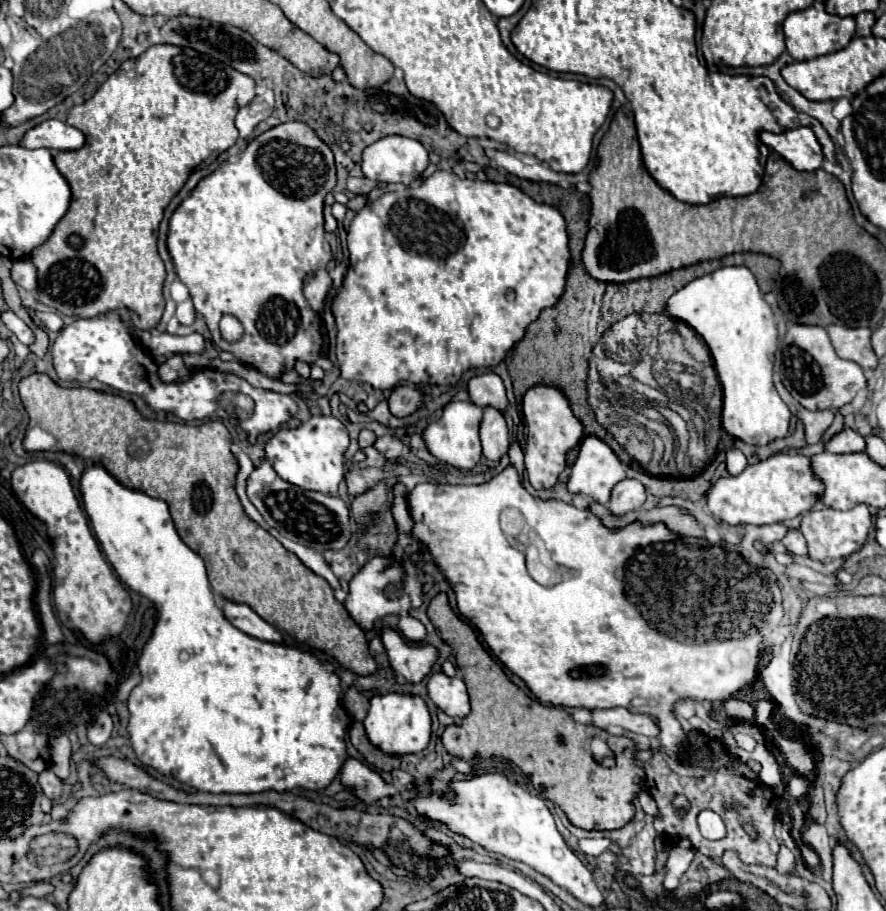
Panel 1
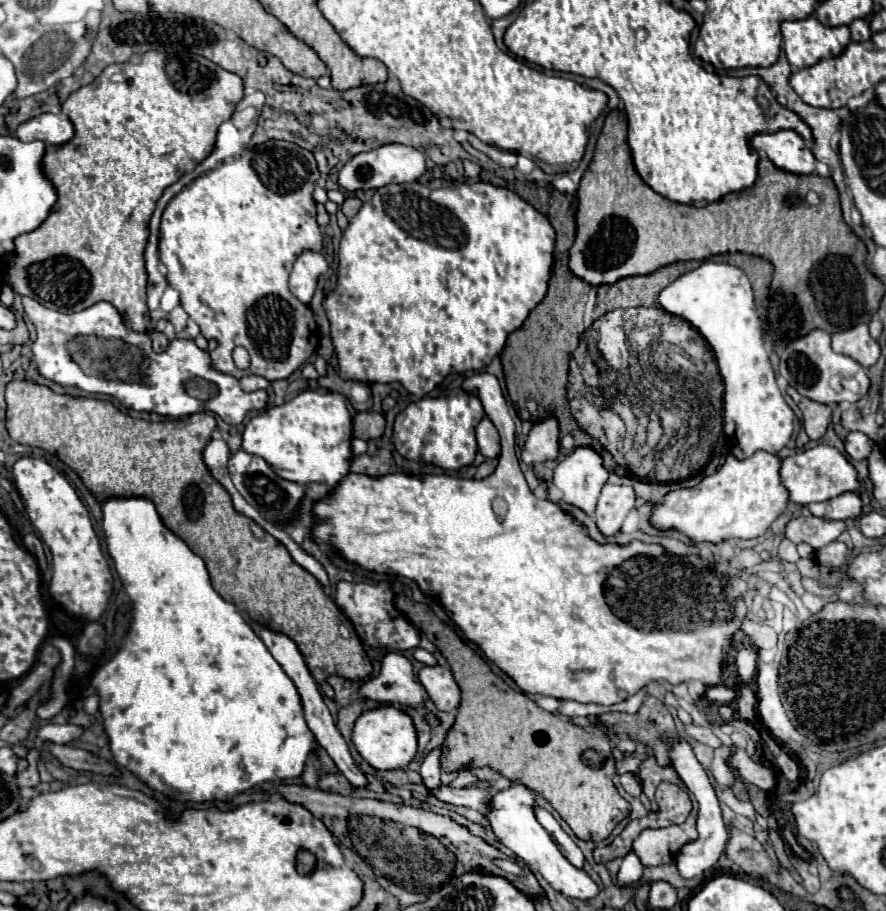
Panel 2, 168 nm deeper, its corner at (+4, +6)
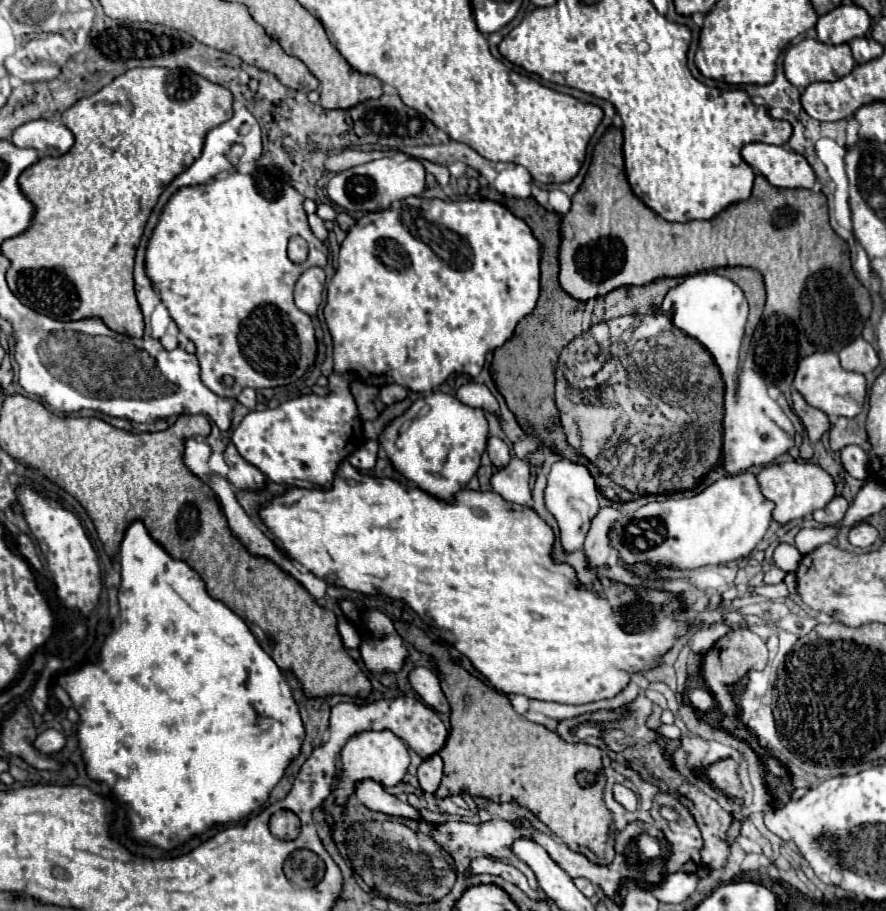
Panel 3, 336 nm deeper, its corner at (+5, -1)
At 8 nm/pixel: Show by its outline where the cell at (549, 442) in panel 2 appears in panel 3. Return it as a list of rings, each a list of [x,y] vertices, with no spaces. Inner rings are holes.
[[[513,459],[507,467],[499,469],[491,477],[491,487],[495,493],[499,493],[505,501],[525,505],[531,499],[531,489],[529,489],[529,467]]]

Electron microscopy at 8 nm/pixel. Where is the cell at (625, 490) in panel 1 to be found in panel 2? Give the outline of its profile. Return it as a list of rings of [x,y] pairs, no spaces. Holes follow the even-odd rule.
[[[606,484],[602,488],[602,494],[598,498],[598,506],[594,512],[594,520],[600,532],[606,536],[612,536],[614,532],[618,532],[626,514],[634,508],[634,502],[636,502],[636,492],[632,486]]]

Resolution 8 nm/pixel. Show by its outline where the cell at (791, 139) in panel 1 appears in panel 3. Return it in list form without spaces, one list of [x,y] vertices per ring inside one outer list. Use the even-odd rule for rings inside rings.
[[[749,143],[741,149],[741,157],[753,171],[759,171],[773,187],[813,189],[815,185],[815,173],[809,167],[807,159],[799,153],[789,151],[787,147]]]

